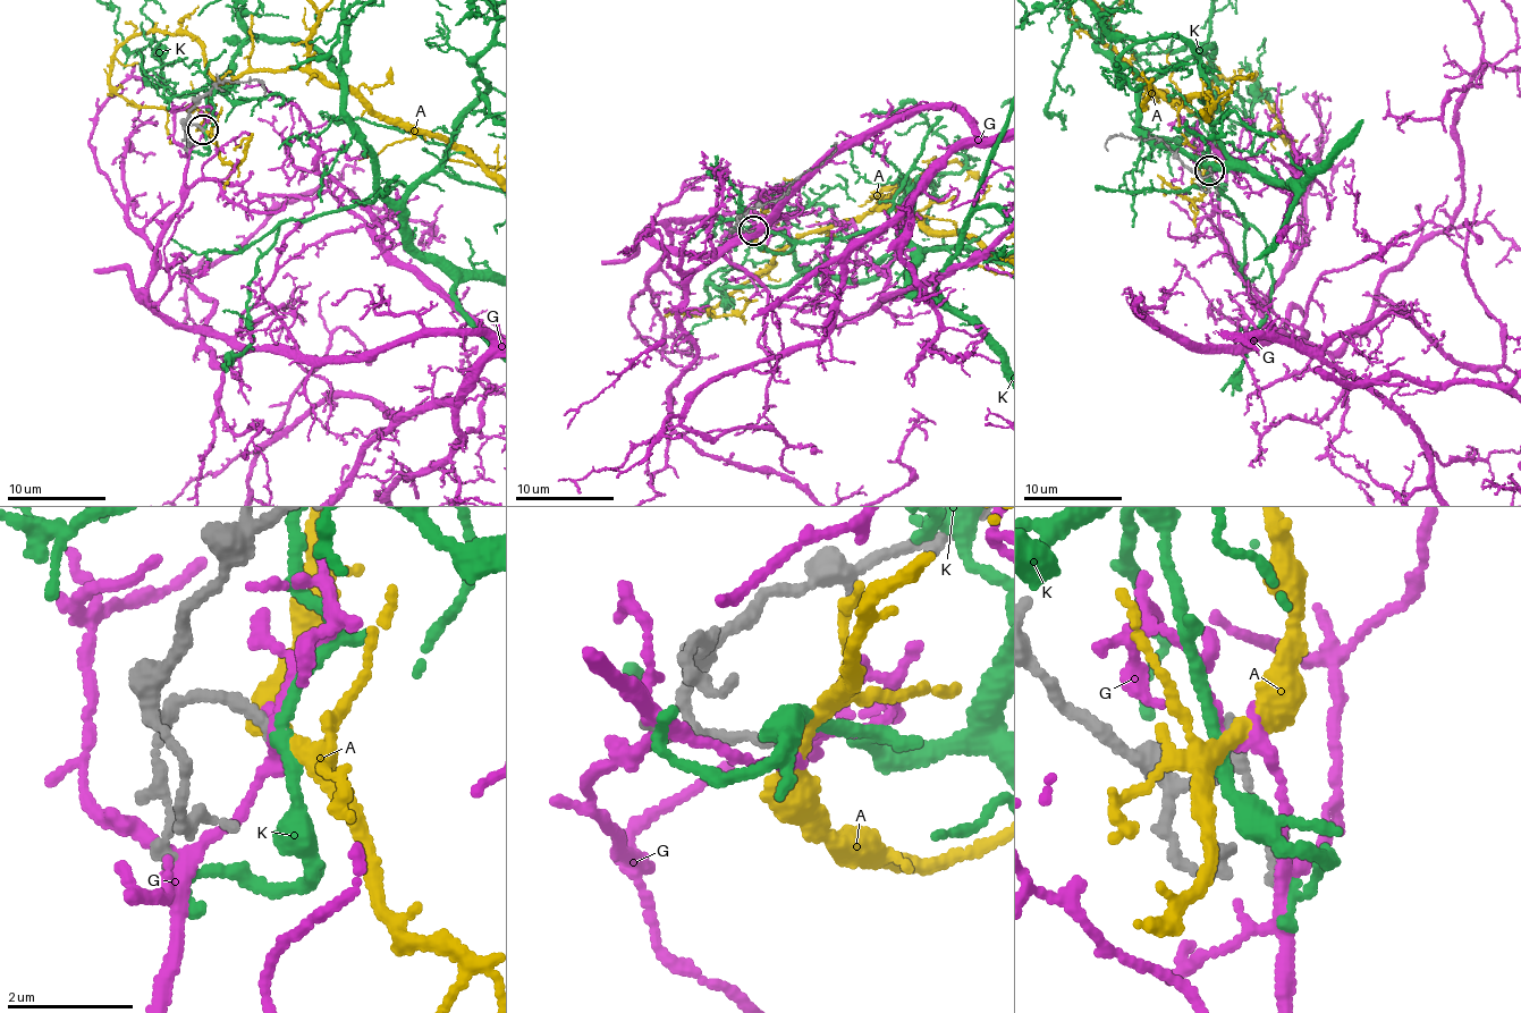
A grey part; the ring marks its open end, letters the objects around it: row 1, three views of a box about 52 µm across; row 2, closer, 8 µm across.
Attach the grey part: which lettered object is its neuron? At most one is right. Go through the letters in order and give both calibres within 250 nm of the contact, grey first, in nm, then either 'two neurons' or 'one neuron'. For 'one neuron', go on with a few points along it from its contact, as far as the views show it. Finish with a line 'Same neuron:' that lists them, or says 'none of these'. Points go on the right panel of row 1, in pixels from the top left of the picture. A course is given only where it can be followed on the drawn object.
A: 180/300 nm | one neuron
G: 180/180 nm | two neurons
K: 180/170 nm | two neurons
Same neuron: A

